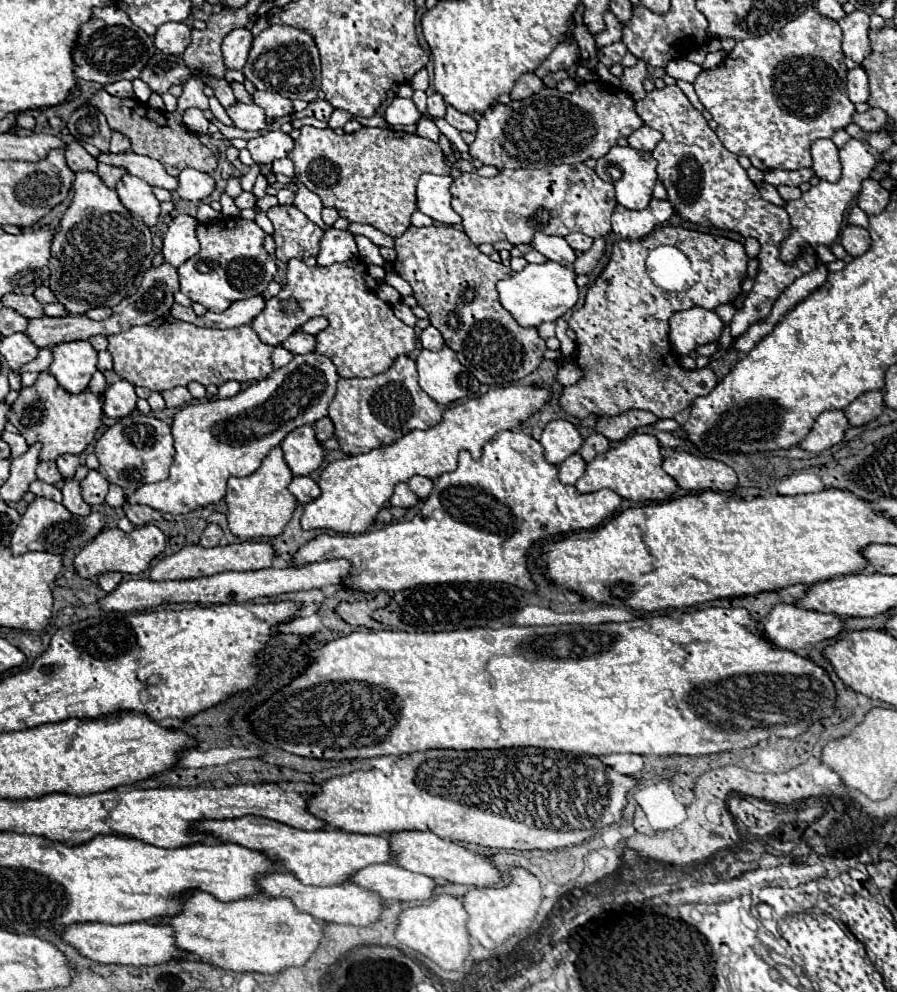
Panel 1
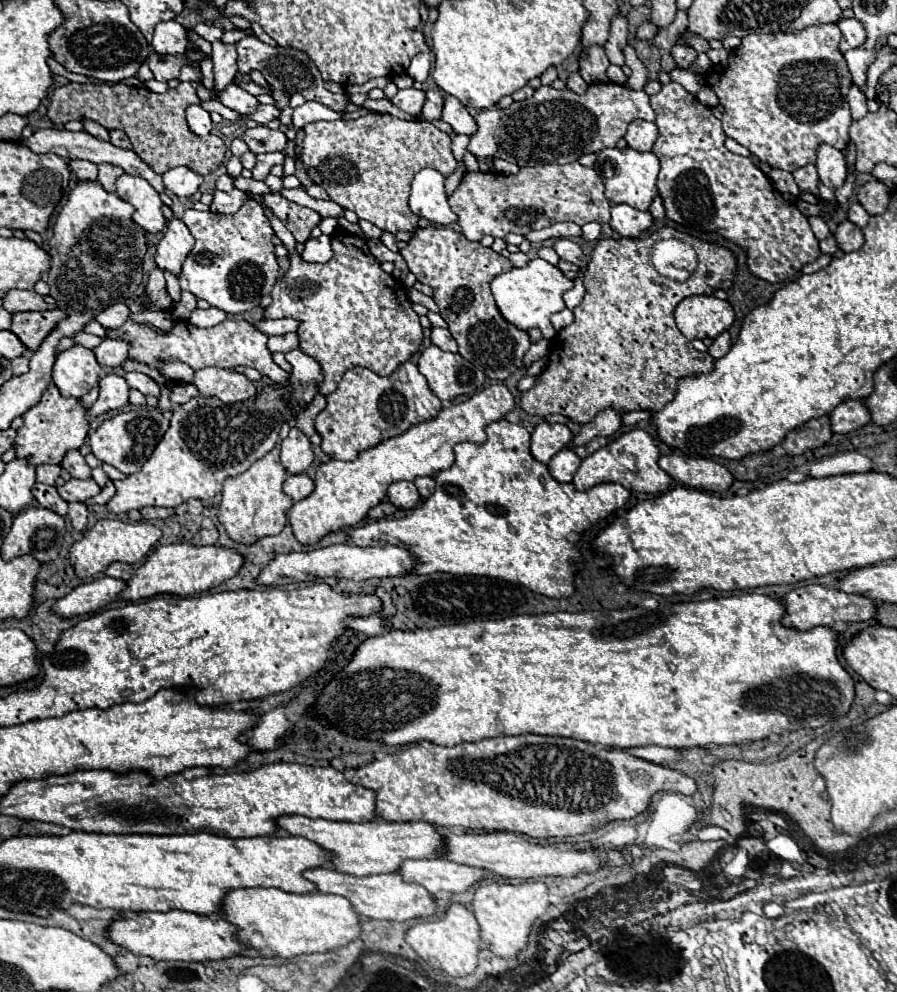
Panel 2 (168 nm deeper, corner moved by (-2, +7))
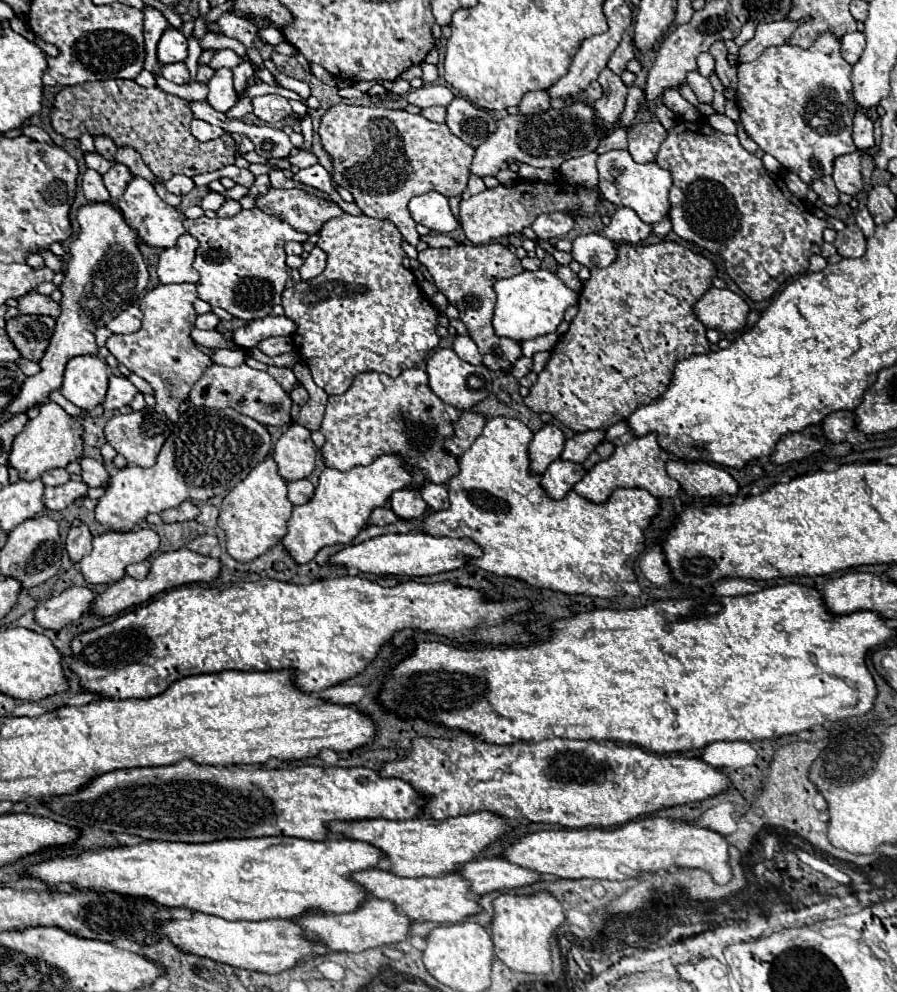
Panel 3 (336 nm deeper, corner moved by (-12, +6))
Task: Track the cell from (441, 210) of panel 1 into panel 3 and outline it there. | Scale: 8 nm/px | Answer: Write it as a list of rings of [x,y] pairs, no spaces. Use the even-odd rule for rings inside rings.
[[[427,192],[423,196],[415,196],[409,202],[409,212],[415,222],[425,224],[437,232],[451,232],[459,226],[459,220],[453,216],[449,198],[439,192]]]

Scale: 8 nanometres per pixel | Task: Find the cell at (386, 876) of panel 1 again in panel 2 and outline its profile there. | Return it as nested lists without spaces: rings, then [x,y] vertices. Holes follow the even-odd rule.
[[[409,859],[401,865],[399,873],[401,877],[405,877],[405,881],[417,881],[419,885],[425,885],[429,893],[435,895],[439,891],[463,893],[475,883],[483,881],[487,869],[459,865],[447,859]]]

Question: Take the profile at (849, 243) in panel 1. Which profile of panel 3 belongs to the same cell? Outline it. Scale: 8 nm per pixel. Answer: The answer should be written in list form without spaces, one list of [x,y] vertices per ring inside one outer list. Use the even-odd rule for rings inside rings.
[[[857,224],[845,226],[841,232],[837,232],[835,248],[843,258],[859,258],[867,250],[867,240]]]

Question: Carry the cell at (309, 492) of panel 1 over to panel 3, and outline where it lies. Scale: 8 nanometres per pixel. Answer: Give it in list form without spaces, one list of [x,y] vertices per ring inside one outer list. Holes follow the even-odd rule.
[[[295,480],[289,484],[289,500],[295,506],[309,502],[313,494],[315,494],[315,486],[309,480]]]

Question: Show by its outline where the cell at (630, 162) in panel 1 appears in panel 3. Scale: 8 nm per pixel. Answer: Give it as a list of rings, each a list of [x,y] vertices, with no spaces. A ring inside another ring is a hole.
[[[611,150],[597,160],[599,168],[599,190],[605,200],[613,204],[621,202],[623,206],[637,212],[637,216],[647,224],[657,224],[663,216],[667,216],[669,204],[669,188],[671,188],[671,172],[661,168],[657,162],[639,164],[631,158],[629,150]]]

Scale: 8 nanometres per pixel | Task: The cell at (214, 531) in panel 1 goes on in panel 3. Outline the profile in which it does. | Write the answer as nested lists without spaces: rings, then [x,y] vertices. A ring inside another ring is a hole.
[[[205,534],[205,536],[197,536],[193,542],[189,542],[187,548],[193,550],[193,552],[197,552],[197,554],[207,556],[207,554],[211,552],[211,548],[217,546],[217,544],[219,544],[217,536],[209,536],[209,534]]]

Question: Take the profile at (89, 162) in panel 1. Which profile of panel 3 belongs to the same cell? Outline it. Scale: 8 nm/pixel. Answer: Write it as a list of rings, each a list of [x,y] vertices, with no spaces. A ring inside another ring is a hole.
[[[87,170],[83,176],[83,192],[91,202],[109,202],[109,192],[103,186],[103,176],[97,170]]]

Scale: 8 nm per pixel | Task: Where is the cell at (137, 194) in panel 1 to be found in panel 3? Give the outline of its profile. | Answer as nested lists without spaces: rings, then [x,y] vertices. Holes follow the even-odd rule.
[[[133,178],[127,184],[127,190],[123,194],[123,198],[117,202],[117,206],[121,208],[125,220],[129,226],[133,226],[139,232],[139,238],[151,246],[159,246],[159,248],[169,248],[175,246],[177,238],[185,232],[183,224],[181,224],[181,214],[177,212],[177,208],[173,208],[171,204],[167,204],[165,200],[161,200],[153,188],[151,182],[147,182],[145,178]]]

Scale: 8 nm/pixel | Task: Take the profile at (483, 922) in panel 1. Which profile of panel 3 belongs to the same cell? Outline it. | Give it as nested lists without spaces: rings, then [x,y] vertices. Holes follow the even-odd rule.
[[[549,892],[537,894],[499,894],[493,900],[491,938],[495,944],[495,956],[515,972],[551,972],[549,940],[553,932],[565,922],[561,902]]]

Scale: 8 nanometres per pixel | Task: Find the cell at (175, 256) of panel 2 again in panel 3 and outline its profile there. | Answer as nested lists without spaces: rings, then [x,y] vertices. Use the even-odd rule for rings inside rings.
[[[183,234],[175,246],[165,248],[159,256],[157,274],[161,284],[179,284],[179,282],[197,282],[199,272],[193,270],[195,250],[199,248],[197,238]]]

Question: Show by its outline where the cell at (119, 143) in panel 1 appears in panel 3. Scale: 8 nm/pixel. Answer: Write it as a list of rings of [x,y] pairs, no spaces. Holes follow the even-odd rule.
[[[129,146],[119,148],[117,154],[115,154],[115,160],[117,160],[119,164],[125,164],[135,176],[141,176],[141,178],[145,178],[145,180],[149,180],[149,182],[155,182],[153,172],[145,166],[145,162],[141,160],[141,154],[139,154],[135,148],[129,148]]]

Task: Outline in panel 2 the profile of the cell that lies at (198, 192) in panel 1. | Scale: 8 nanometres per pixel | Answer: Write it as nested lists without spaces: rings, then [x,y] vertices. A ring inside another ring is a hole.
[[[175,167],[163,173],[163,185],[177,197],[191,197],[199,189],[201,181],[203,177],[199,173],[193,173],[185,167]]]

